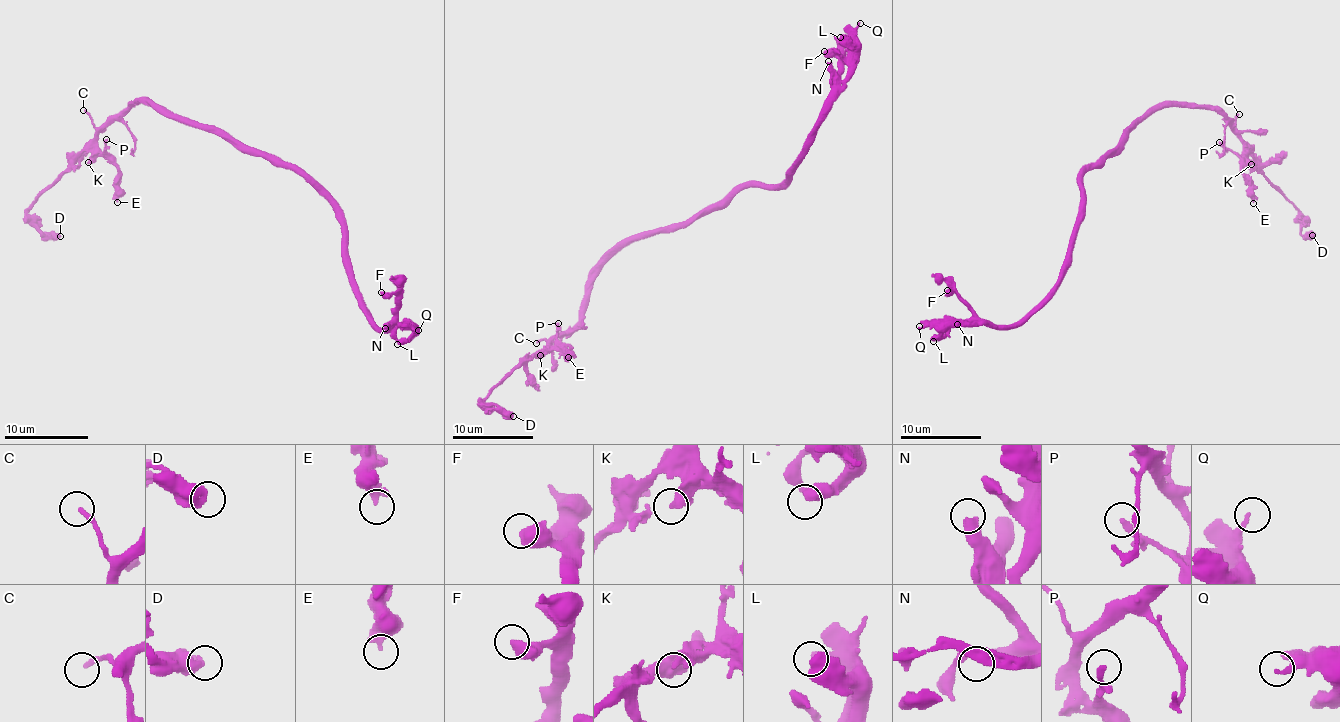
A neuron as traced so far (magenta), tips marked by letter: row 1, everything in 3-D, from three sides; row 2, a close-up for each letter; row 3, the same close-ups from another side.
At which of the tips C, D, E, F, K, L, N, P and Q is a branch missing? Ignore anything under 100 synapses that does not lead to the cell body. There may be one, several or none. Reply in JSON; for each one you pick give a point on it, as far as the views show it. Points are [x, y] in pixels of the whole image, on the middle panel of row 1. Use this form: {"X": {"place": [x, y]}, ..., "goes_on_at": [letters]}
{"N": {"place": [828, 61]}, "goes_on_at": ["N"]}

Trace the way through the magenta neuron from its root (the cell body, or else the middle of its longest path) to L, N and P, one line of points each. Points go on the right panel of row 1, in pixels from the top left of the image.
L: (1118, 144), (1083, 174), (1083, 211), (1075, 225), (1071, 264), (1065, 276), (1012, 324), (951, 324), (933, 341)
N: (1118, 144), (1083, 174), (1083, 211), (1075, 225), (1071, 264), (1065, 276), (1012, 324), (957, 324)
P: (1118, 144), (1162, 105), (1211, 105), (1239, 136), (1243, 152), (1231, 152), (1219, 142)

